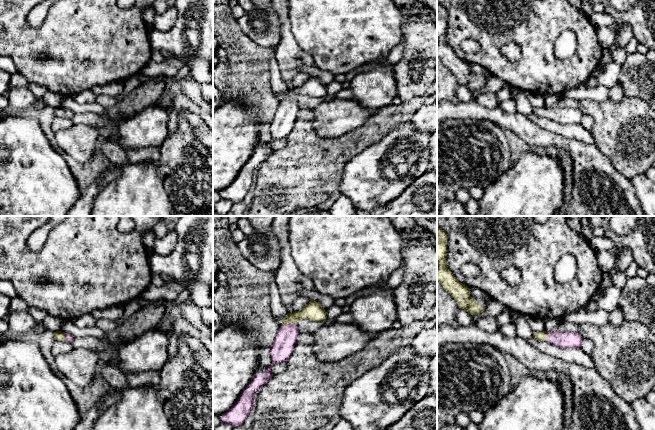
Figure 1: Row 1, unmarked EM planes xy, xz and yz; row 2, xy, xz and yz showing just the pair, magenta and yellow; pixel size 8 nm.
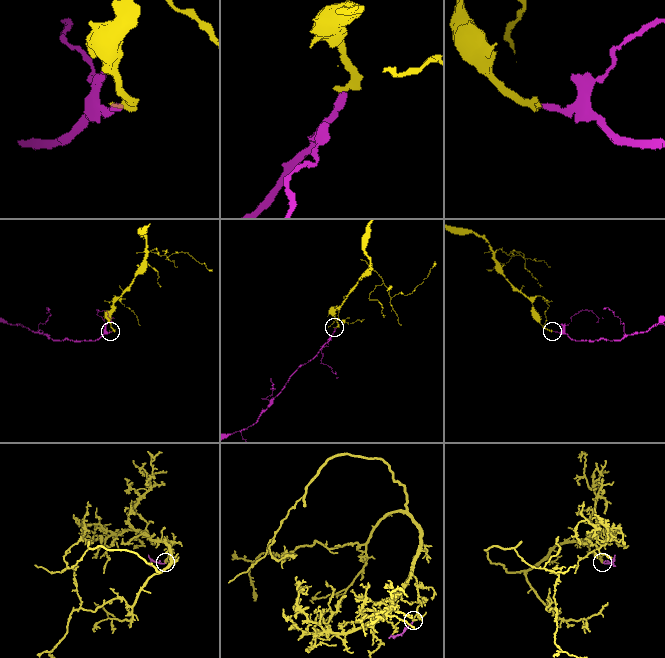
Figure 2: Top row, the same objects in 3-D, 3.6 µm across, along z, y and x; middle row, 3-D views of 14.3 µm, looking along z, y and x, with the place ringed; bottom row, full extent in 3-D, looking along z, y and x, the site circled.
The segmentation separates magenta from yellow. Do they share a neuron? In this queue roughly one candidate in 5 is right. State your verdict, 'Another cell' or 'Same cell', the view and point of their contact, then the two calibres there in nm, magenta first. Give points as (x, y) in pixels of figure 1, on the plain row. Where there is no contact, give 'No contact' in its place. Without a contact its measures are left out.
Same cell. Touches magenta at xz (288, 100). Thickness 180 nm (magenta) against 150 nm

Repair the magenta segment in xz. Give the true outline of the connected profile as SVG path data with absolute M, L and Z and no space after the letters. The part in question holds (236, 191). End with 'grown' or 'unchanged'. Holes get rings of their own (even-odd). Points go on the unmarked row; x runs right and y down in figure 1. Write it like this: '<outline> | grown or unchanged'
M265 141L265 147L262 150L253 152L235 180L225 189L219 191L221 198L230 200L233 203L243 200L254 183L254 172L273 153L273 151L271 142Z | unchanged

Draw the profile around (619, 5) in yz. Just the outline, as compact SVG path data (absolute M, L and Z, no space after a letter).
M610 0L611 6L616 11L627 11L633 7L636 2L637 0Z

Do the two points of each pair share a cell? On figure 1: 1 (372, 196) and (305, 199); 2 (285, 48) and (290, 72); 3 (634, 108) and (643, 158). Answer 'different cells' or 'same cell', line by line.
1: different cells
2: same cell
3: same cell

